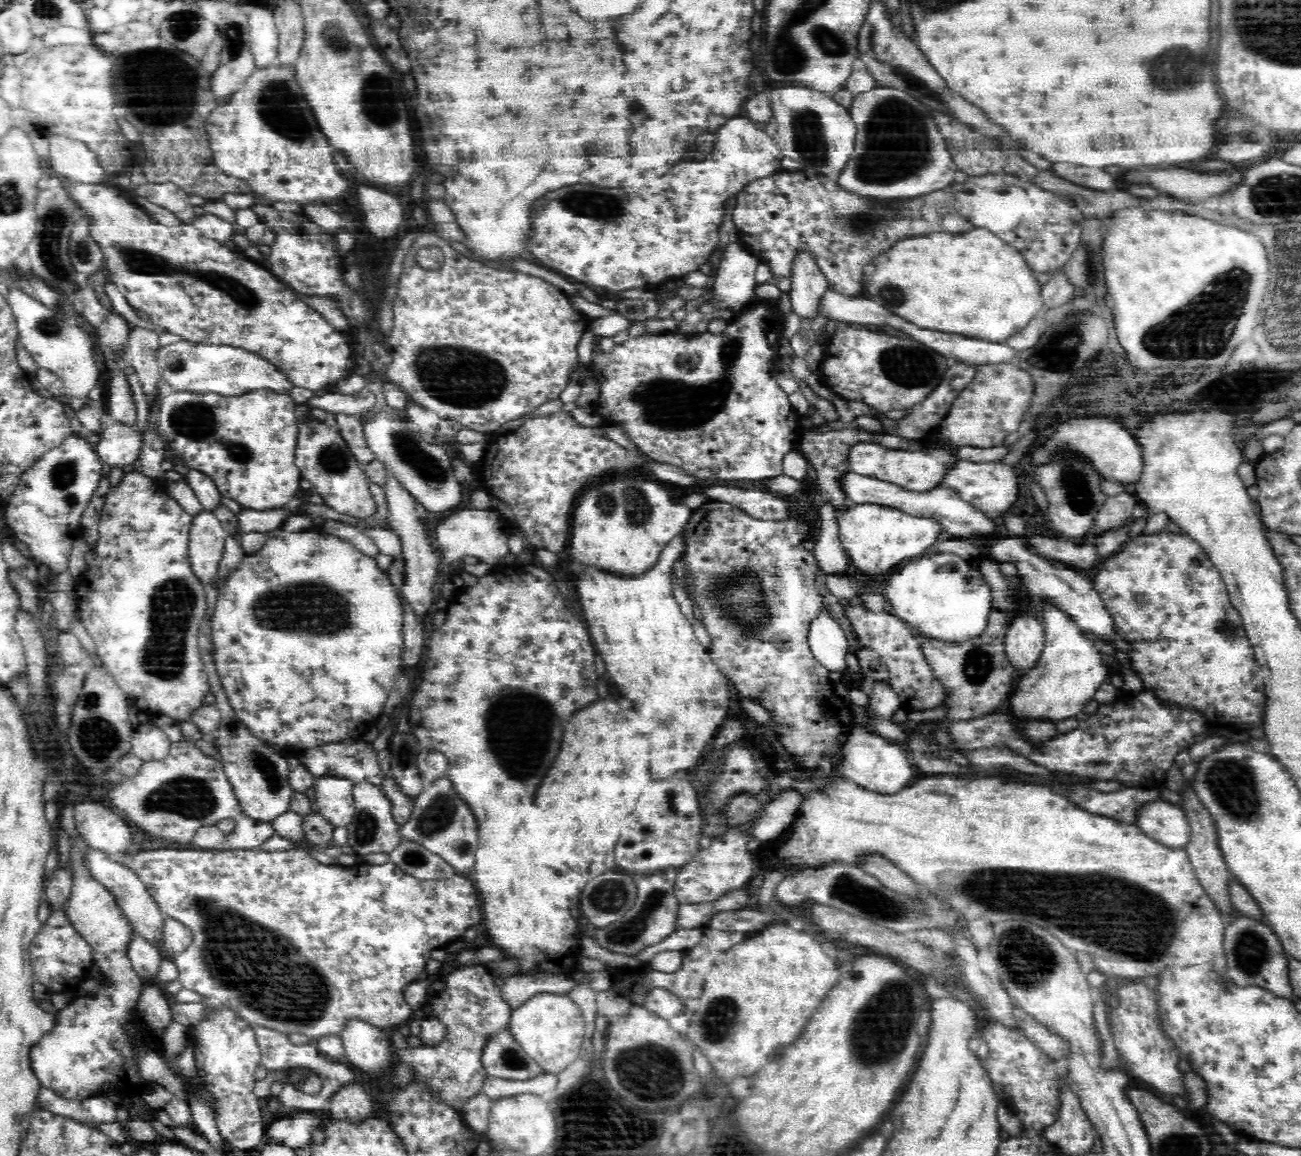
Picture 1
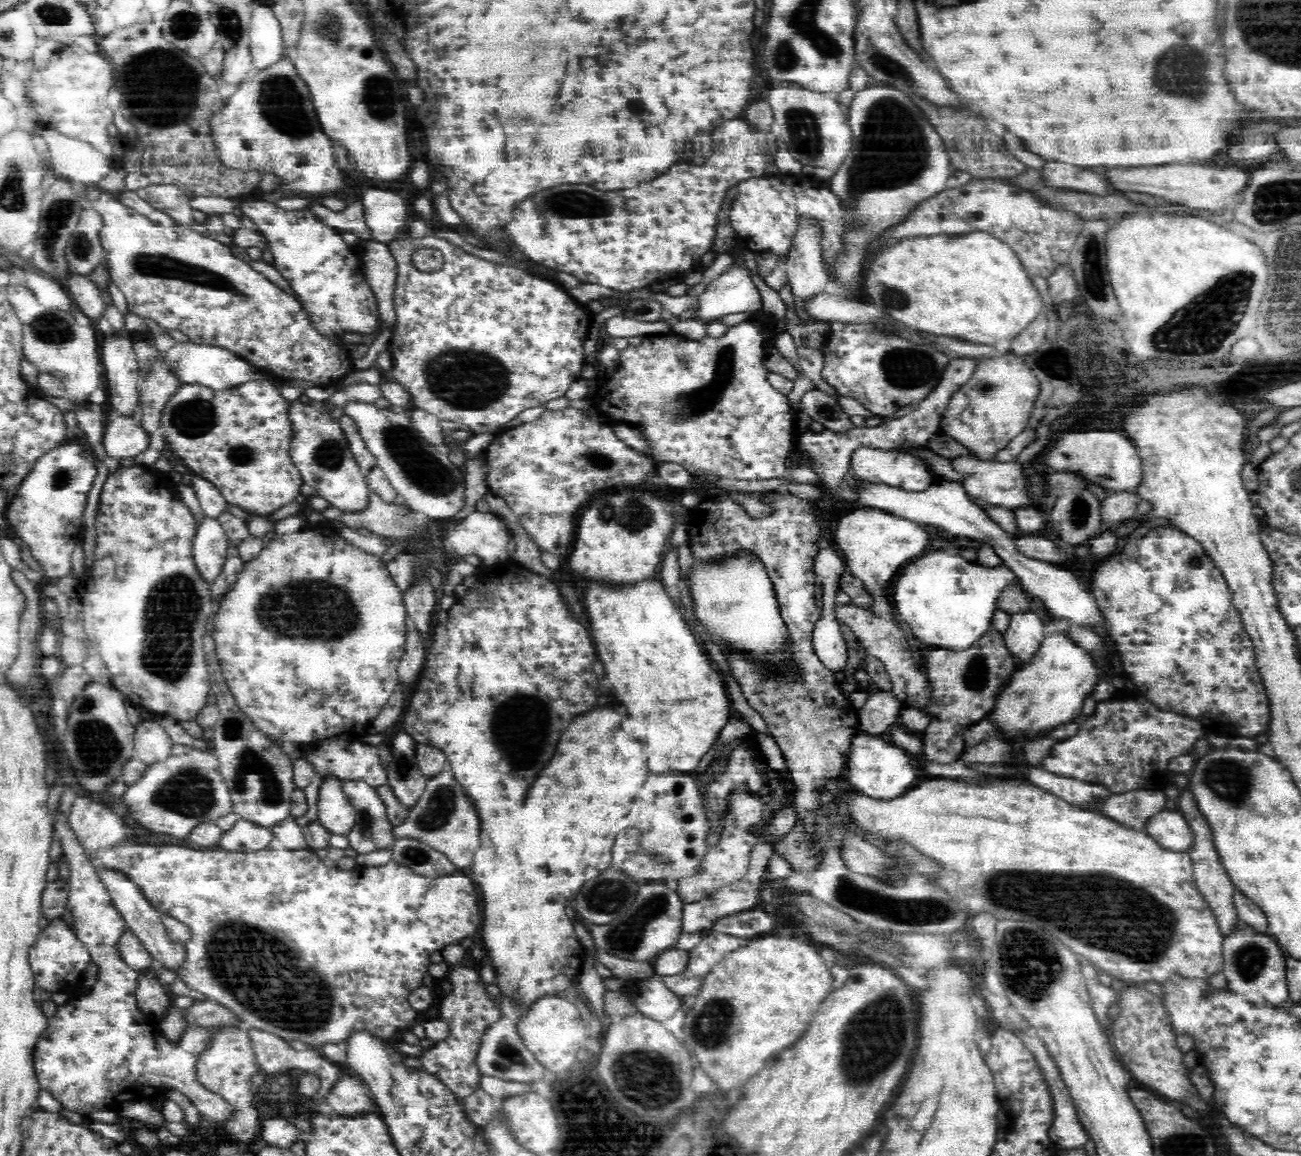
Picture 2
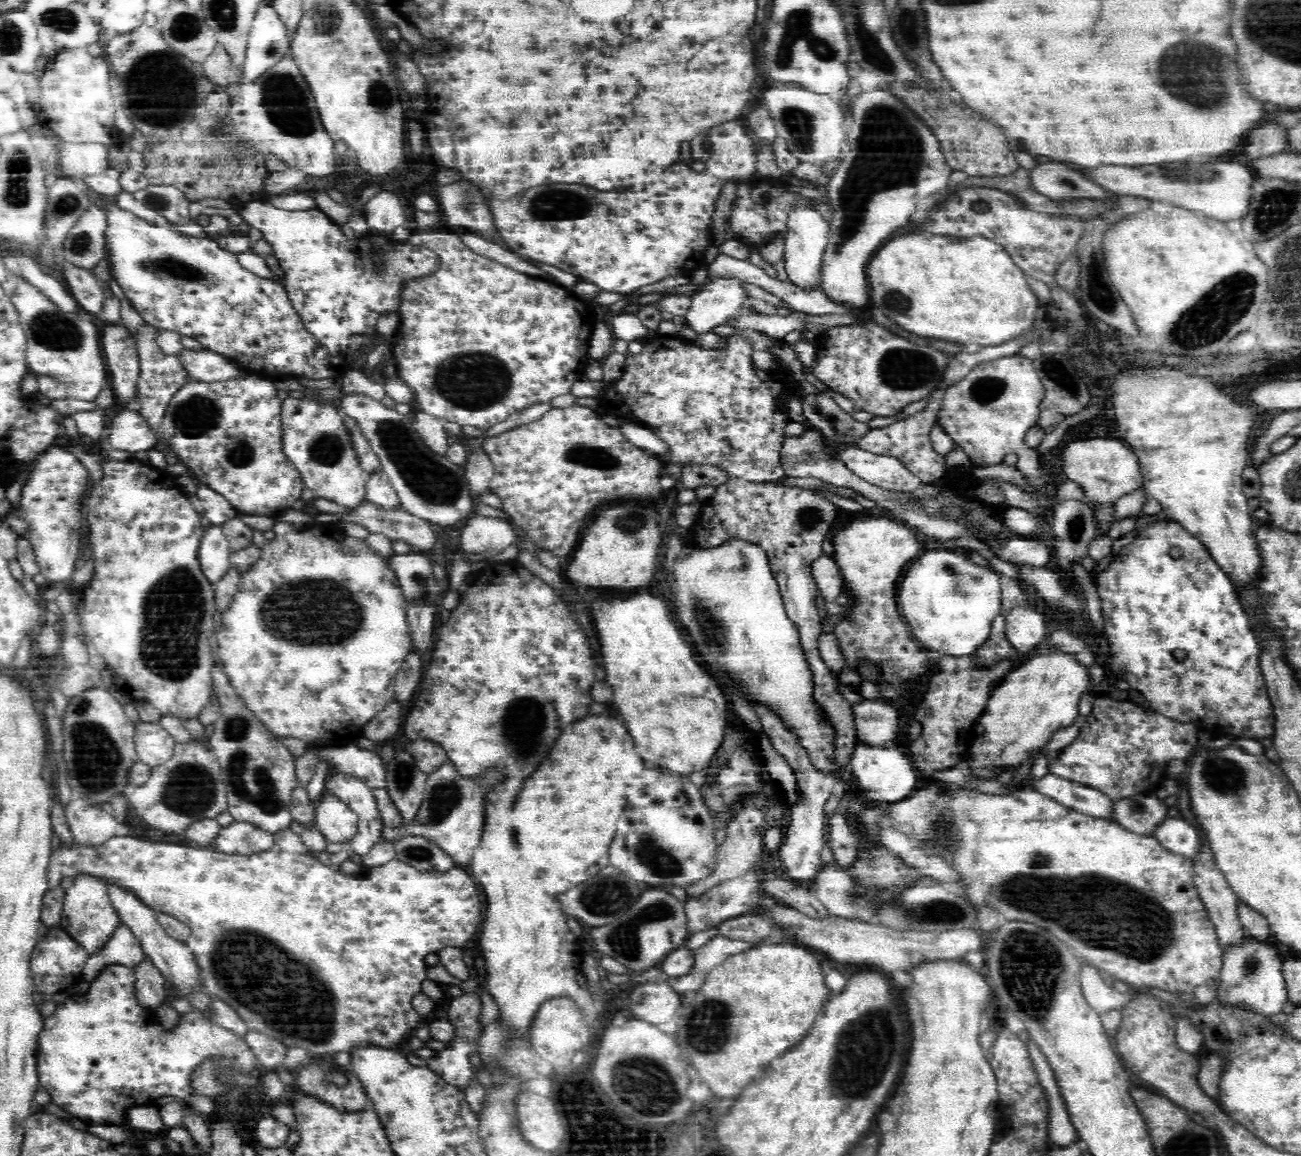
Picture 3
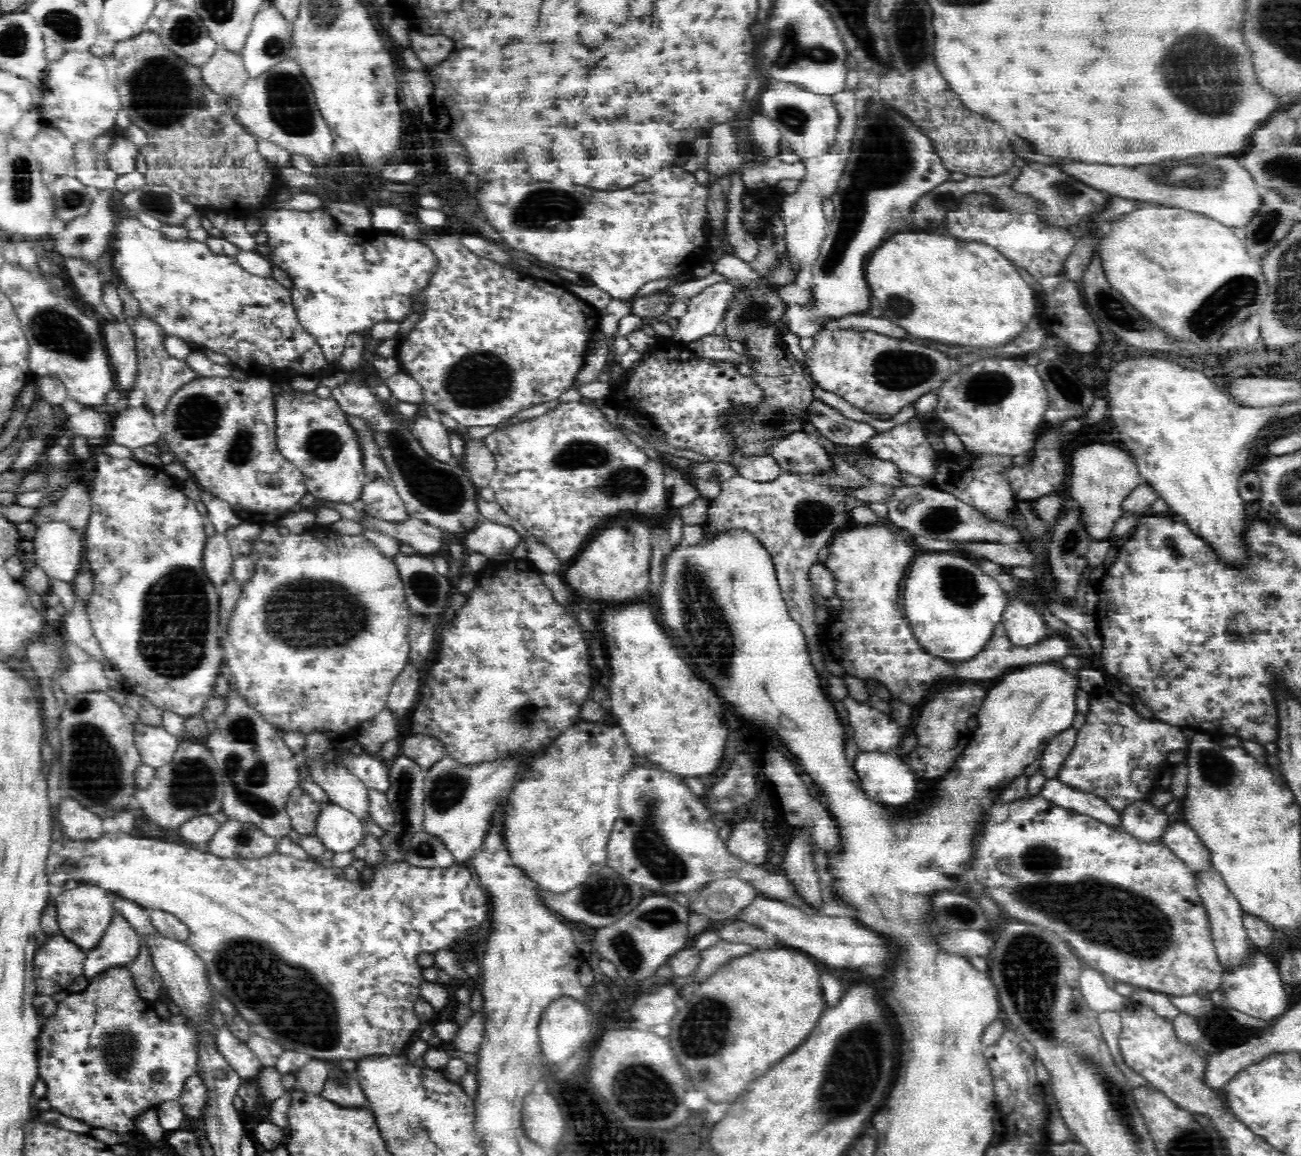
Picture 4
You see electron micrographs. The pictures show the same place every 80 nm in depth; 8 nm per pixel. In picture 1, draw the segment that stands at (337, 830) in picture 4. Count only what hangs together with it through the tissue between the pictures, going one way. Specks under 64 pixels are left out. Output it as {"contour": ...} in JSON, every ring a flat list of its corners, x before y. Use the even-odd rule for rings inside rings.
{"contour":[[324,776,317,779,314,790,318,814,331,827,348,828,352,824,356,815,352,788,353,783,344,778]]}

